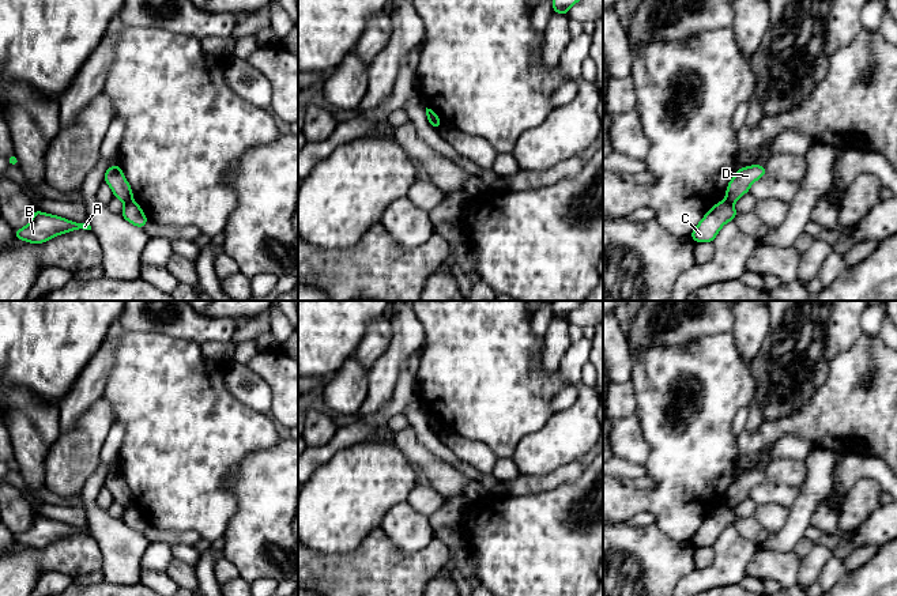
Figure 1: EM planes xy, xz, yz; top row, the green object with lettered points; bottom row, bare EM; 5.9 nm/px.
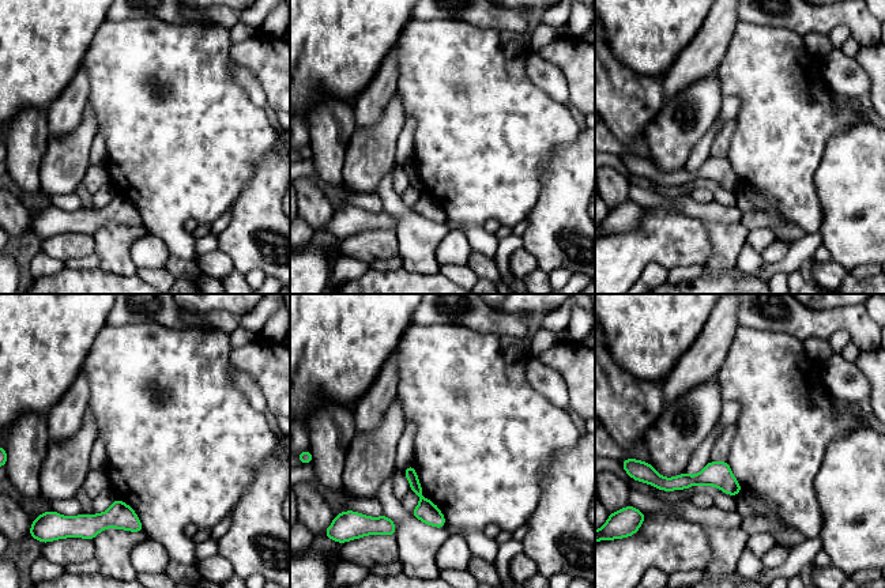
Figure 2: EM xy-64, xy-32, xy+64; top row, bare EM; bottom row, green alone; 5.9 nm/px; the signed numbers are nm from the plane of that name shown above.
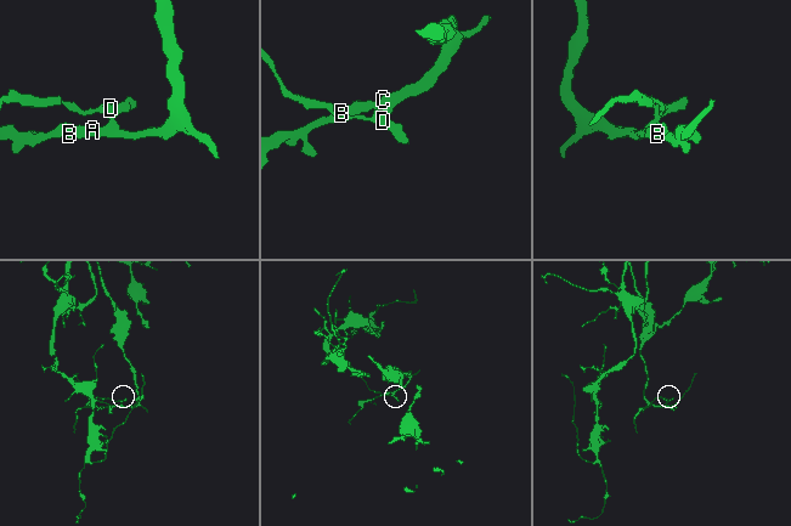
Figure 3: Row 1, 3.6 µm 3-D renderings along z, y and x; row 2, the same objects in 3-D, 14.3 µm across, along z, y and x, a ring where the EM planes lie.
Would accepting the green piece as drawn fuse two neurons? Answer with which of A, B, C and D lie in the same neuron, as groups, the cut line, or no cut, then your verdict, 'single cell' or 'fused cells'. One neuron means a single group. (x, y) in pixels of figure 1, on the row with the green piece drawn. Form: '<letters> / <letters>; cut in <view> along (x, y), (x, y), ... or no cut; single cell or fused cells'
A B C / D; cut in xy along (132, 199), (124, 203); fused cells

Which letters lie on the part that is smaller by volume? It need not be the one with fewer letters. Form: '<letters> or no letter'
D

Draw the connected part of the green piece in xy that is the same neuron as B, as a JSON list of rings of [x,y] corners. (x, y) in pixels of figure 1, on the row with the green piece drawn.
[[[34,210],[33,218],[27,226],[15,230],[15,239],[23,239],[30,244],[44,244],[50,238],[74,230],[91,230],[90,223],[75,223],[57,215],[45,214]]]

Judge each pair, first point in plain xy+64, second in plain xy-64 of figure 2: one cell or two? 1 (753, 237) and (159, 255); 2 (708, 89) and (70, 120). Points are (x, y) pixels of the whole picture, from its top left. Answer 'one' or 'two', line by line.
1: one
2: two

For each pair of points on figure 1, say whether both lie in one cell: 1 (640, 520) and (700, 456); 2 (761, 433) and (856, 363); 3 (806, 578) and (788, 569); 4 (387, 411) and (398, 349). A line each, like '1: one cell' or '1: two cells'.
1: two cells
2: one cell
3: two cells
4: two cells

